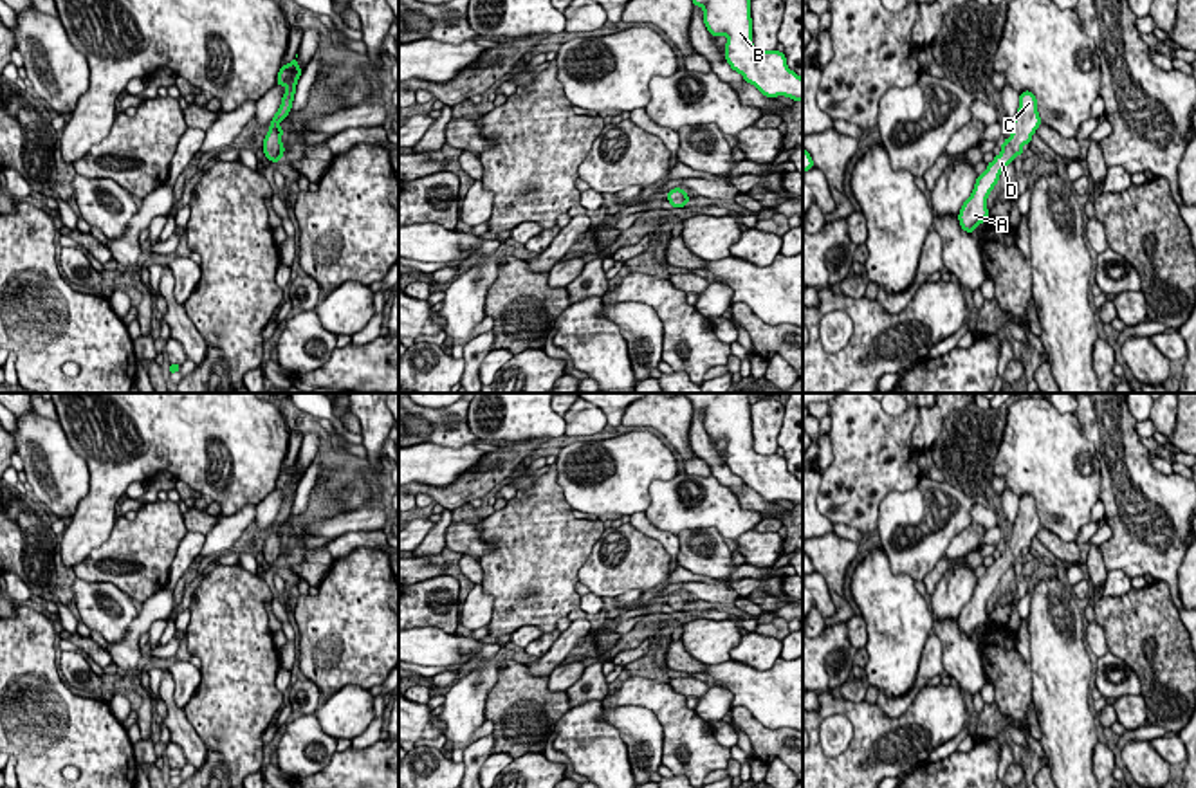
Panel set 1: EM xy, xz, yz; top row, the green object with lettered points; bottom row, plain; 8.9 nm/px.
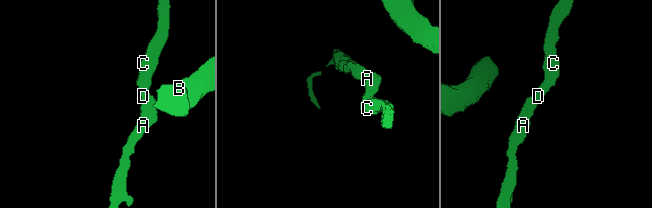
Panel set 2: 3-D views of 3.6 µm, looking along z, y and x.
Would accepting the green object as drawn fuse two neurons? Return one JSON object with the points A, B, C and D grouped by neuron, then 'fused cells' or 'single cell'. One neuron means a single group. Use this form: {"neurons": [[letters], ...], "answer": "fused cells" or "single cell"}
{"neurons": [["A", "B", "C", "D"]], "answer": "single cell"}

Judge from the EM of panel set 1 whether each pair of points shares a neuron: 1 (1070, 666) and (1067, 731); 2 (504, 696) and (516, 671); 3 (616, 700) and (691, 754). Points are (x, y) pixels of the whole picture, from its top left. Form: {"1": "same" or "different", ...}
{"1": "same", "2": "same", "3": "same"}

